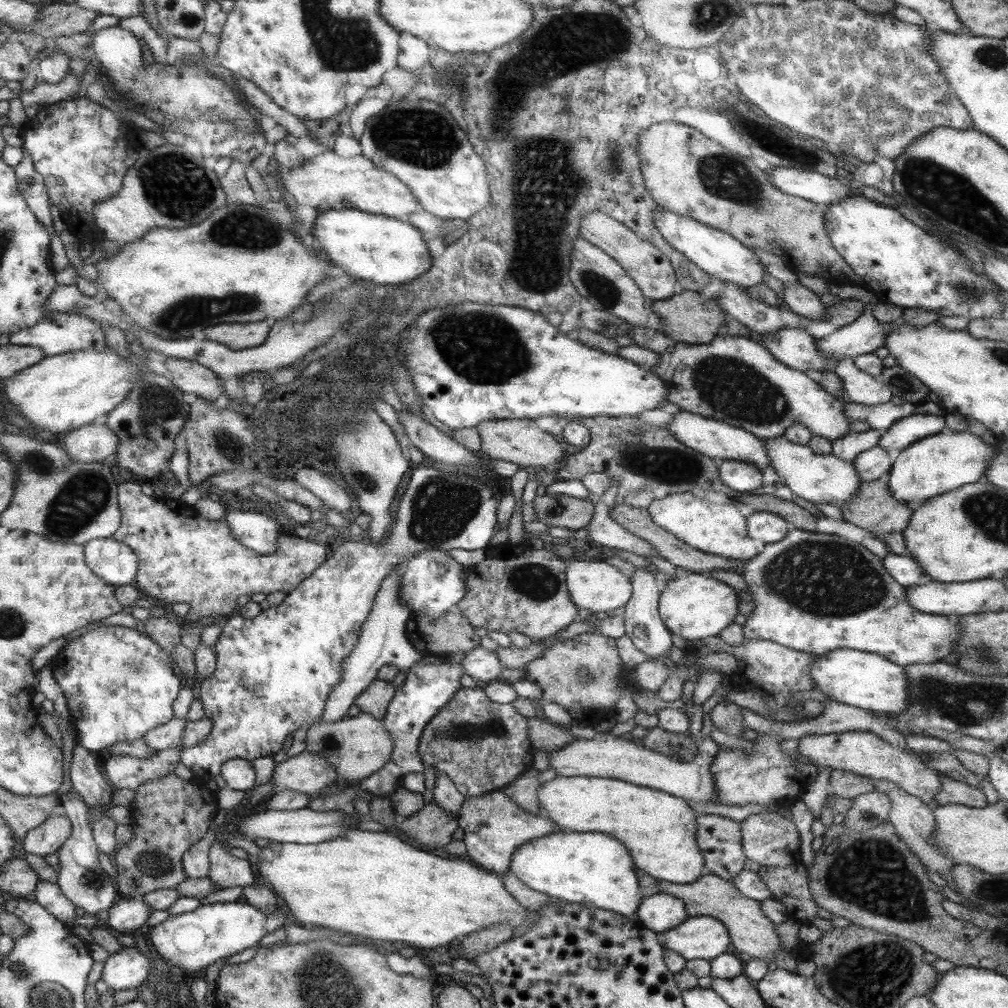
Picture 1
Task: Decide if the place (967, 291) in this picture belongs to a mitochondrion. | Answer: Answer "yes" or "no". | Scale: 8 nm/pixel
yes

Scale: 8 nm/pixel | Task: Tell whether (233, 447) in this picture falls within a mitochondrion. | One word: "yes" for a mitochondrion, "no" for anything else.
yes

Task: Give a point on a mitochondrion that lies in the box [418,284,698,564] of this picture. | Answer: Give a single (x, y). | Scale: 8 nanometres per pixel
(498, 351)

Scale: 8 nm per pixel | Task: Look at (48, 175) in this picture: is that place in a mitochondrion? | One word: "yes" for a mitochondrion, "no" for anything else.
no

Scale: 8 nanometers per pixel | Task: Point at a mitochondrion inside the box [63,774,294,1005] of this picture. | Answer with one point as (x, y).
(155, 861)

